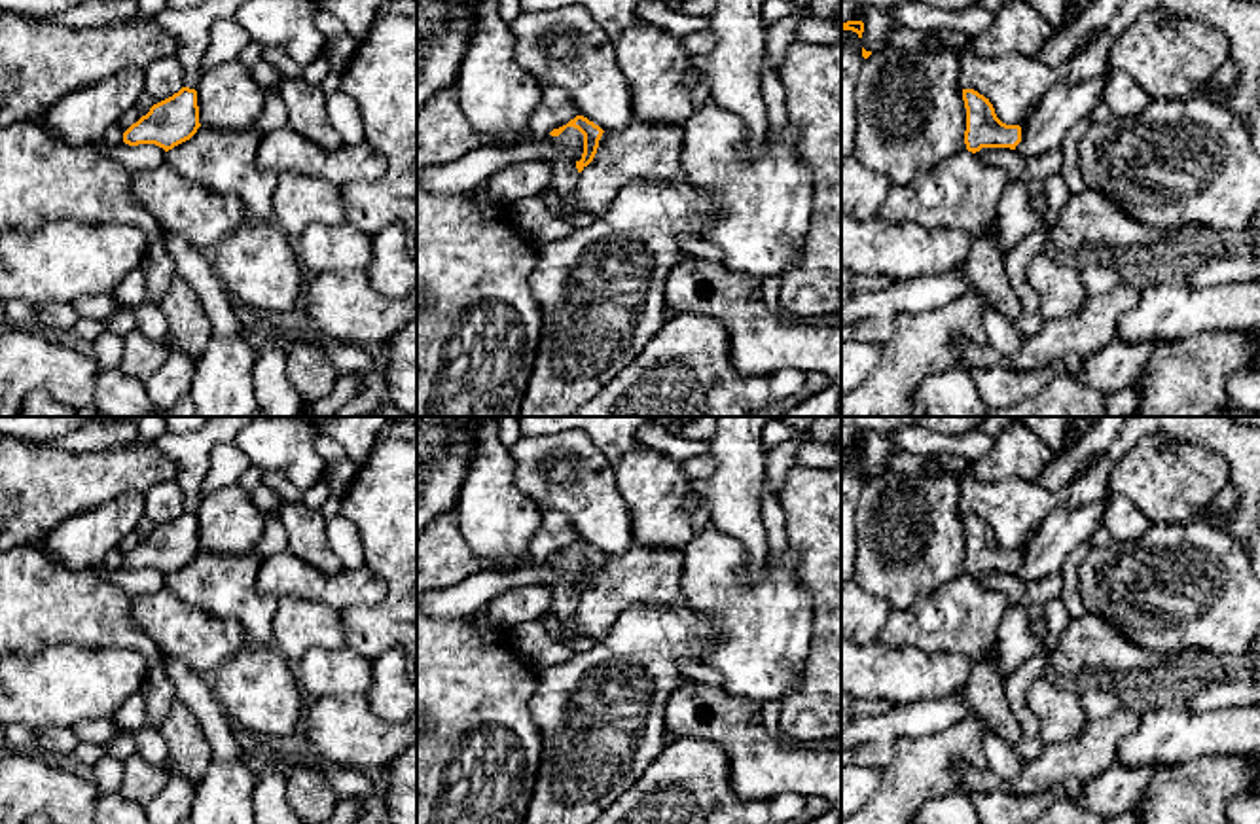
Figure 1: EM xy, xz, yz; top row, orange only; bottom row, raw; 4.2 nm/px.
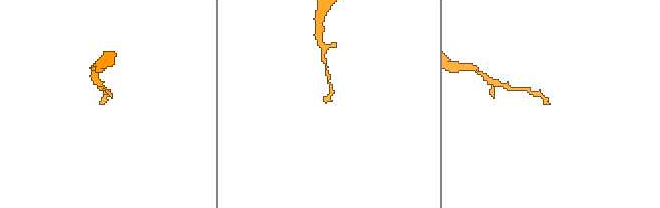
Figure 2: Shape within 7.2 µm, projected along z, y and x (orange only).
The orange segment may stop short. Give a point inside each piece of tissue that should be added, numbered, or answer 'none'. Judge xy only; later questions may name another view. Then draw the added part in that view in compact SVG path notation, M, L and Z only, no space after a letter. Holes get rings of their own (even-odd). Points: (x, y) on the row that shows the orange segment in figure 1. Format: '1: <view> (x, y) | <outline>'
none

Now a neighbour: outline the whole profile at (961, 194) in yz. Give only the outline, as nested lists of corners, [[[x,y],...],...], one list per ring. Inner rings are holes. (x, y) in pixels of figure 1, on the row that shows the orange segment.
[[[964,150],[904,186],[891,186],[879,218],[985,235],[1012,180],[1002,169],[981,165]]]

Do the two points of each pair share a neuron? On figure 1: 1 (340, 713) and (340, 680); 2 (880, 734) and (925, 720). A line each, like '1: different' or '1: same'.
1: different
2: same

